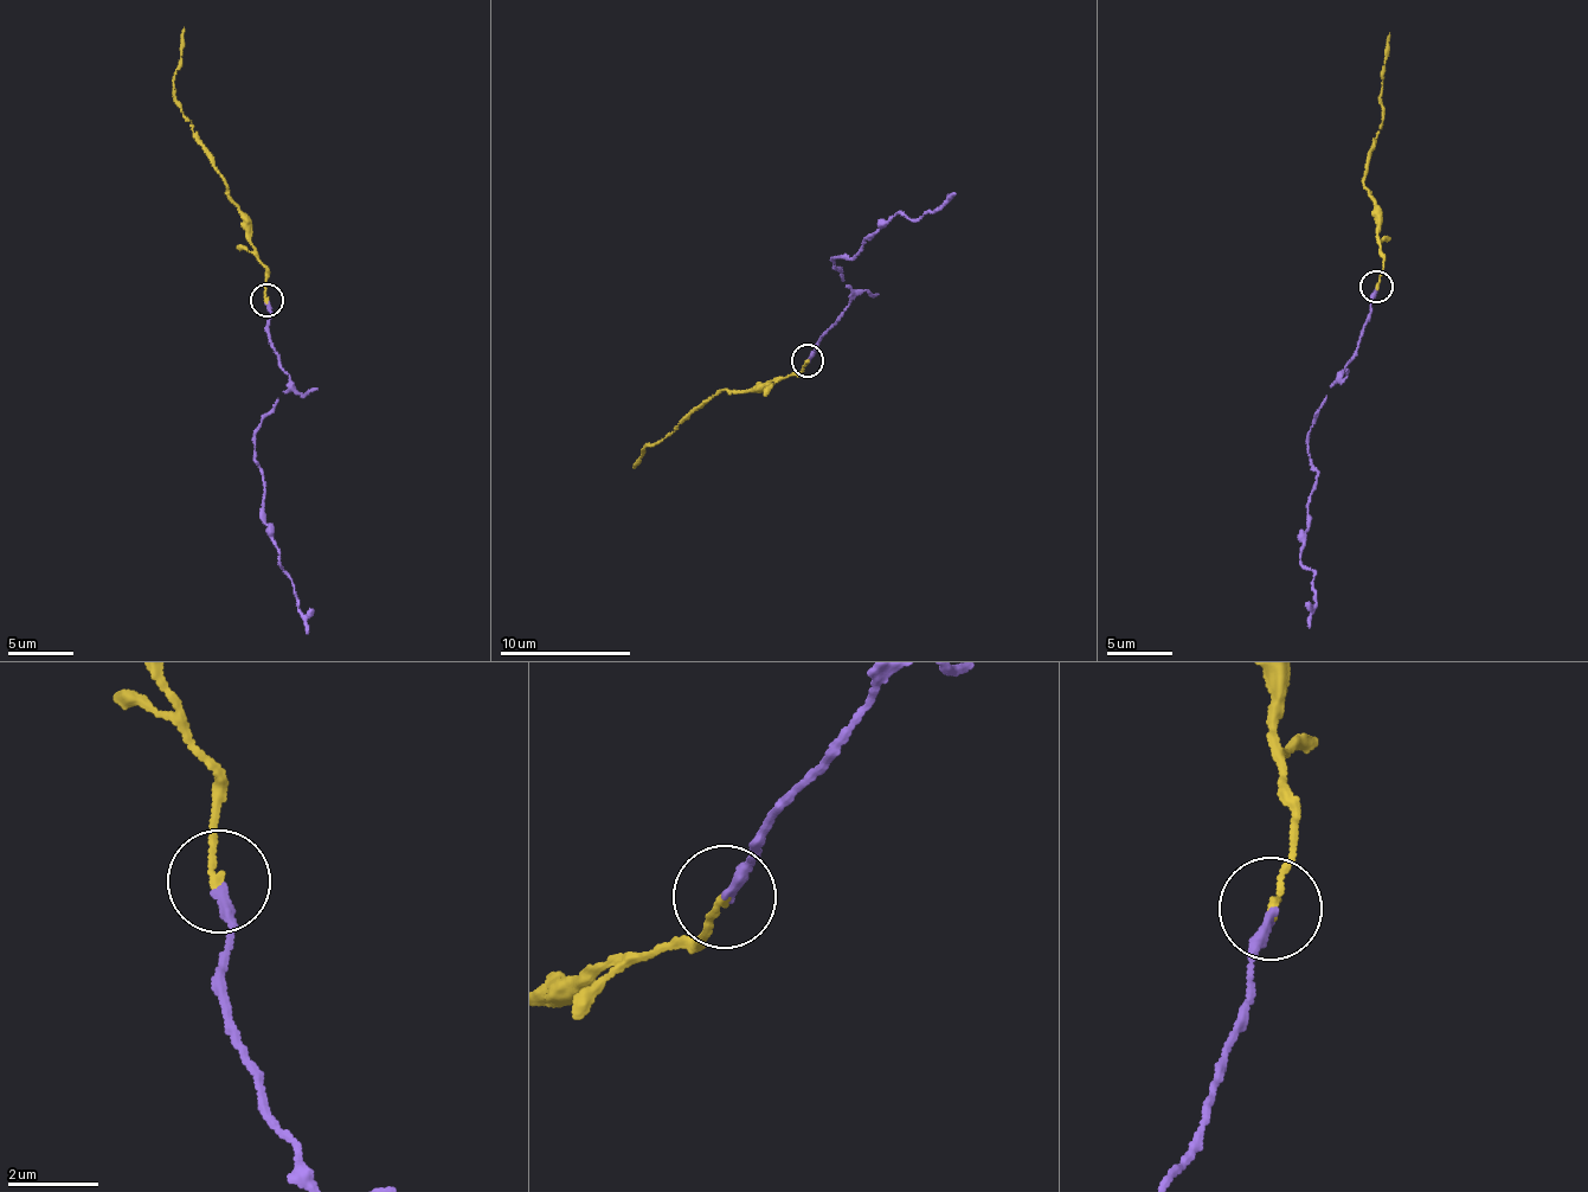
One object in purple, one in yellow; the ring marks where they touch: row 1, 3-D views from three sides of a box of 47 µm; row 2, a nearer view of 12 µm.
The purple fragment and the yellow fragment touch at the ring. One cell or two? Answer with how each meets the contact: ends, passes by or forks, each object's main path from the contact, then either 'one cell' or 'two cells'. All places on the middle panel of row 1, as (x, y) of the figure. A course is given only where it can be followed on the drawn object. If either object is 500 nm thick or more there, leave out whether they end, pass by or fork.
purple ends; yellow ends; course purple (807, 359), (853, 298), (831, 258), (854, 256), (898, 212), (921, 217), (955, 191); course yellow (807, 359), (796, 376), (772, 379), (759, 389), (720, 390), (664, 436), (644, 446), (632, 467); one cell

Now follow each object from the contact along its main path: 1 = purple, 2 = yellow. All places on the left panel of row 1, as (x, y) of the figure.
1: (267, 300), (271, 347), (290, 386), (255, 433), (254, 459), (262, 470), (265, 525), (290, 581), (308, 632)
2: (267, 300), (267, 268), (251, 244), (248, 219), (225, 177), (182, 115), (172, 87), (184, 26)

